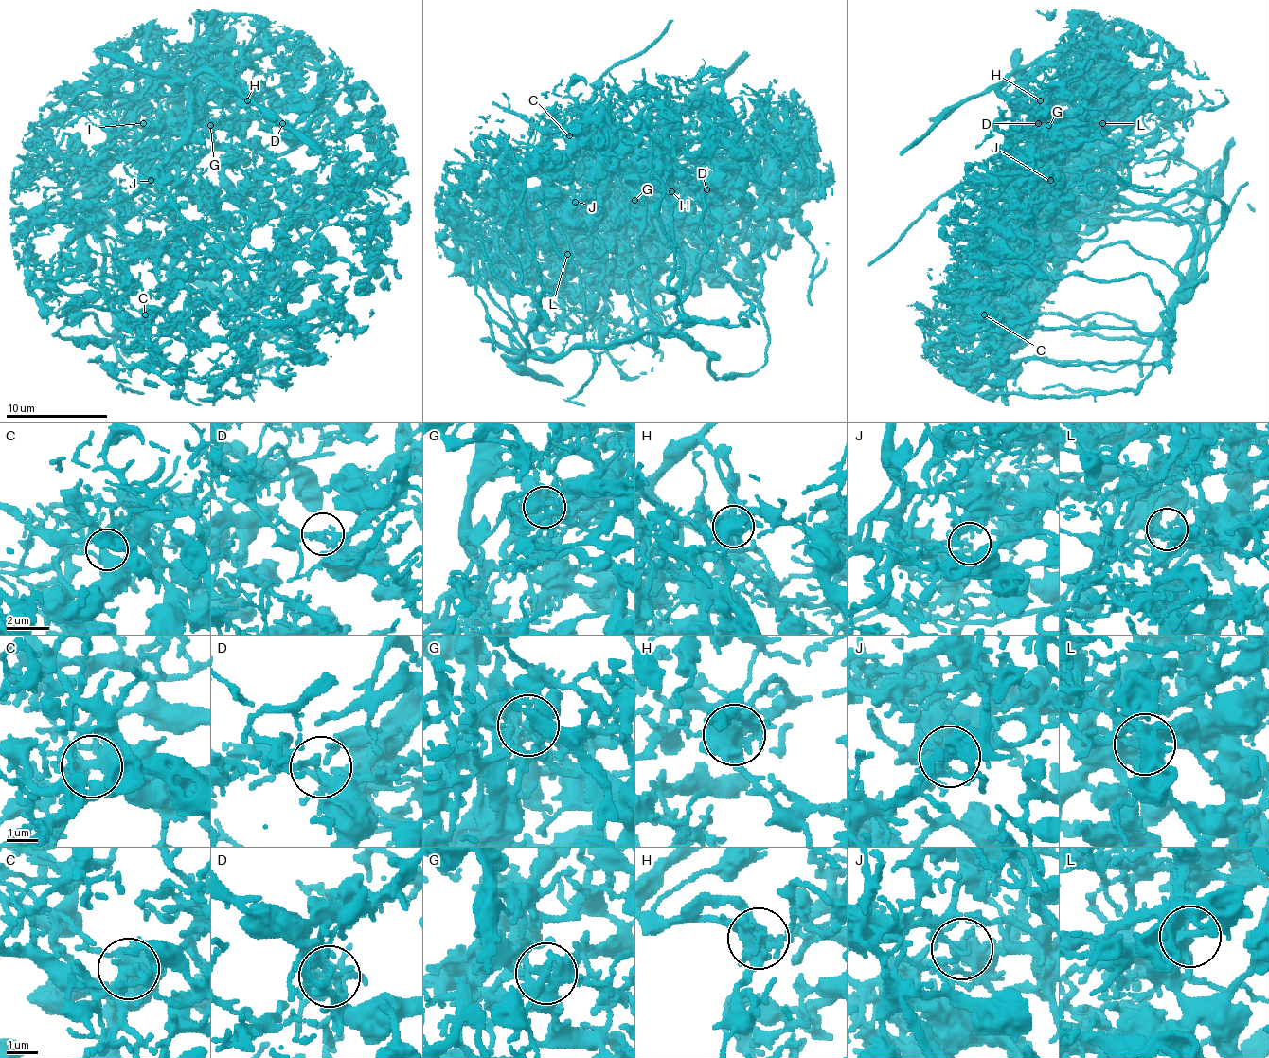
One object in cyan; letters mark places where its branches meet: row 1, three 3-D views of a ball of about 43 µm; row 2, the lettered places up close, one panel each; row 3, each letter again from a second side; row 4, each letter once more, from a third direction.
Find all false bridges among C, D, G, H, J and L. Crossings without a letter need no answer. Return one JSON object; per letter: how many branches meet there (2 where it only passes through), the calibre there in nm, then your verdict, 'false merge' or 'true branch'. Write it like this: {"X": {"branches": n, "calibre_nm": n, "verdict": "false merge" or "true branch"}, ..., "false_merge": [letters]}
{"C": {"branches": 5, "calibre_nm": 360, "verdict": "true branch"}, "D": {"branches": 3, "calibre_nm": 100, "verdict": "true branch"}, "G": {"branches": 5, "calibre_nm": 220, "verdict": "false merge"}, "H": {"branches": 7, "calibre_nm": 550, "verdict": "false merge"}, "J": {"branches": 3, "calibre_nm": 110, "verdict": "false merge"}, "L": {"branches": 3, "calibre_nm": 110, "verdict": "false merge"}, "false_merge": ["G", "H", "J", "L"]}

